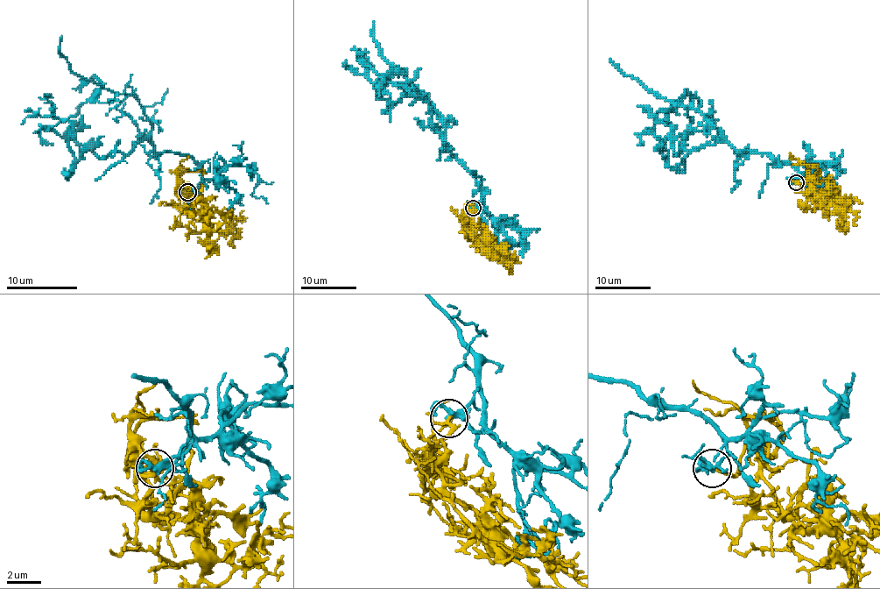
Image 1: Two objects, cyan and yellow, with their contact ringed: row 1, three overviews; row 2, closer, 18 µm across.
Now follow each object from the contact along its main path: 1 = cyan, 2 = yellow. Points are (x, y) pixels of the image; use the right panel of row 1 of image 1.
1: (796, 183), (799, 172), (787, 163), (738, 151), (724, 141), (676, 155), (667, 115), (688, 93), (700, 101)
2: (796, 183), (810, 179), (820, 198), (827, 199), (840, 215), (847, 209), (855, 212), (853, 222), (856, 225)

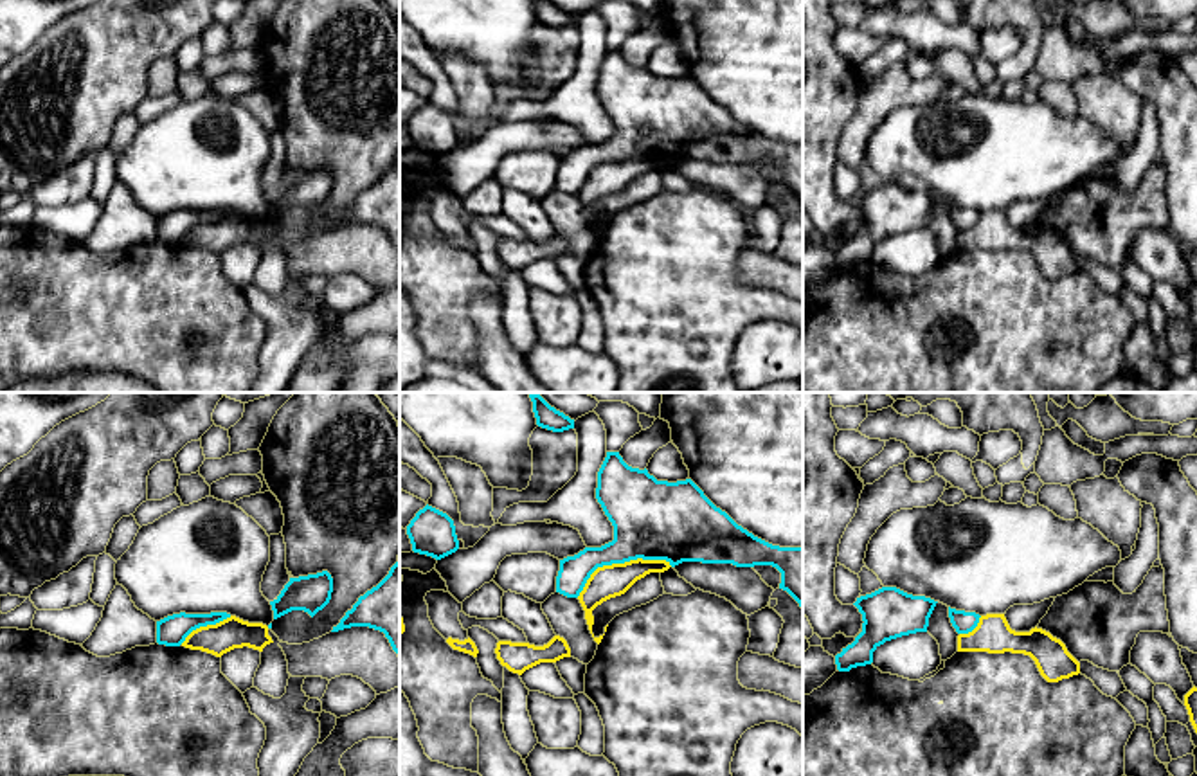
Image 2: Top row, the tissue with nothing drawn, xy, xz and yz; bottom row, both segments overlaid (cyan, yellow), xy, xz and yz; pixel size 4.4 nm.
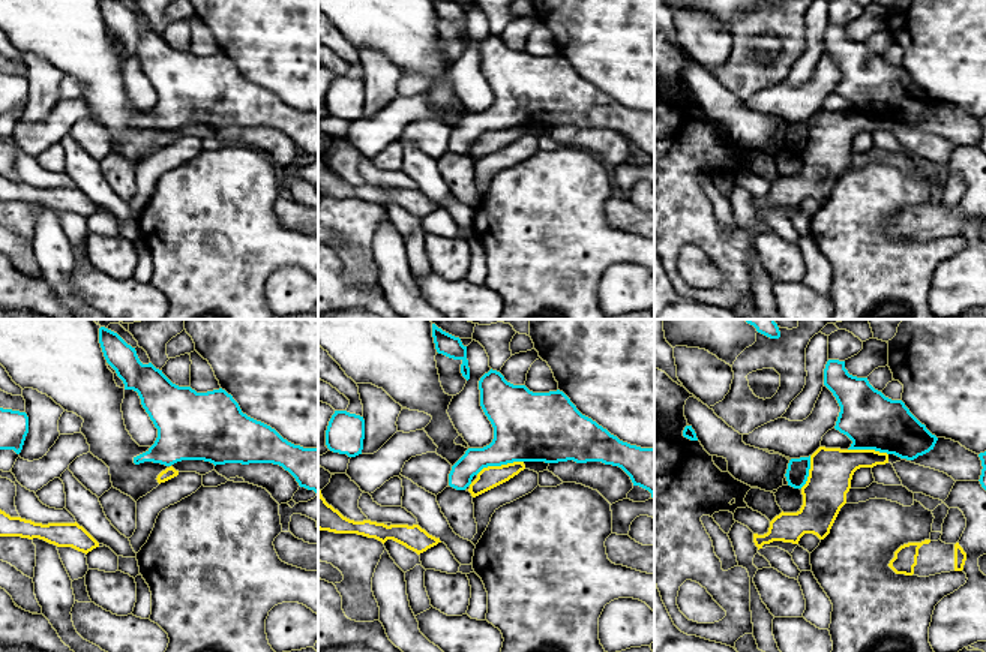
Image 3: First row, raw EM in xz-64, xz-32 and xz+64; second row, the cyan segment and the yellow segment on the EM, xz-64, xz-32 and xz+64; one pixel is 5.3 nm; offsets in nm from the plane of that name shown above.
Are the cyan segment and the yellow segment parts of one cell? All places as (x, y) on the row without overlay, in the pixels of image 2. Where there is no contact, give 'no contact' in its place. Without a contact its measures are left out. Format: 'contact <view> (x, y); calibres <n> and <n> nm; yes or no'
contact xz (620, 159); calibres 360 and 150 nm; no

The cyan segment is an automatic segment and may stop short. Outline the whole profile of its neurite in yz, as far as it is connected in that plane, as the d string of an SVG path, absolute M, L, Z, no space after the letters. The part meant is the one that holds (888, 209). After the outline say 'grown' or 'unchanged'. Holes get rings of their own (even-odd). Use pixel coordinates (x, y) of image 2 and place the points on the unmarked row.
M882 184L857 194L853 200L862 211L862 229L851 241L835 252L839 268L873 259L873 248L886 238L927 229L929 214L938 198L913 193L896 184Z; unchanged

